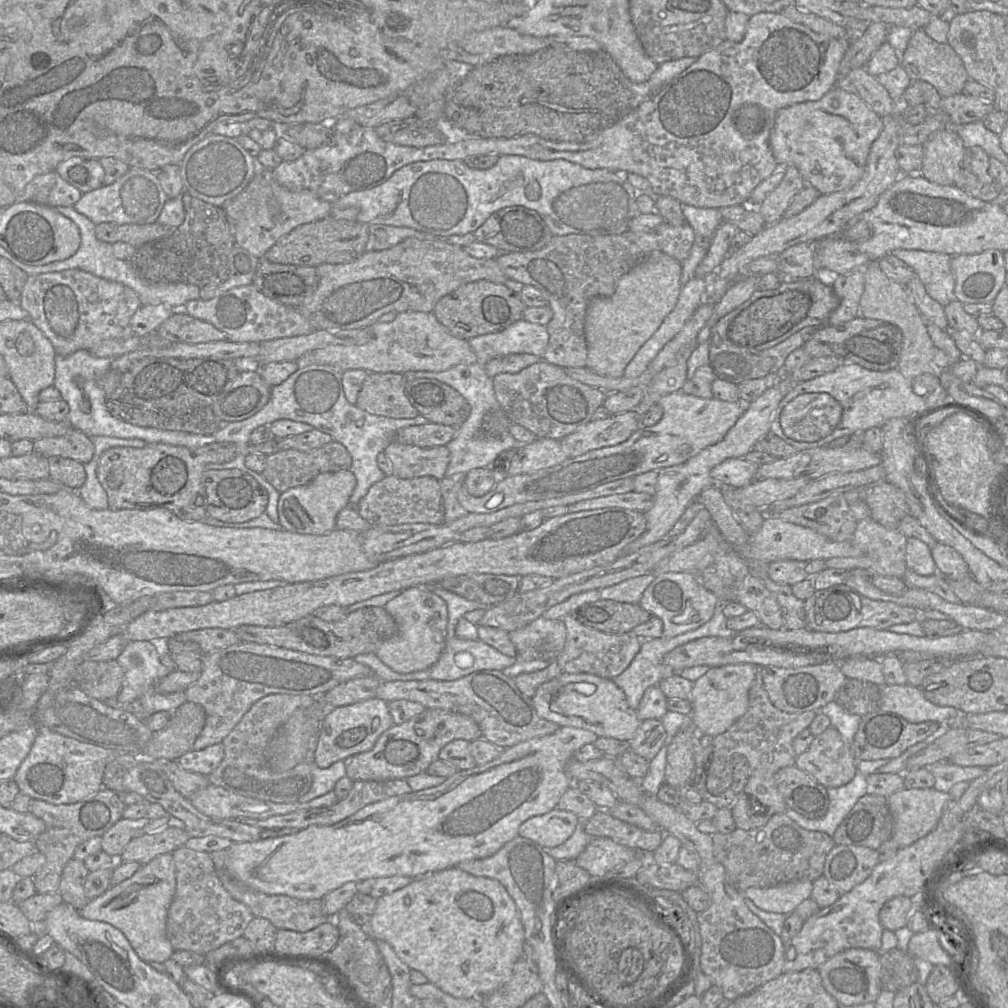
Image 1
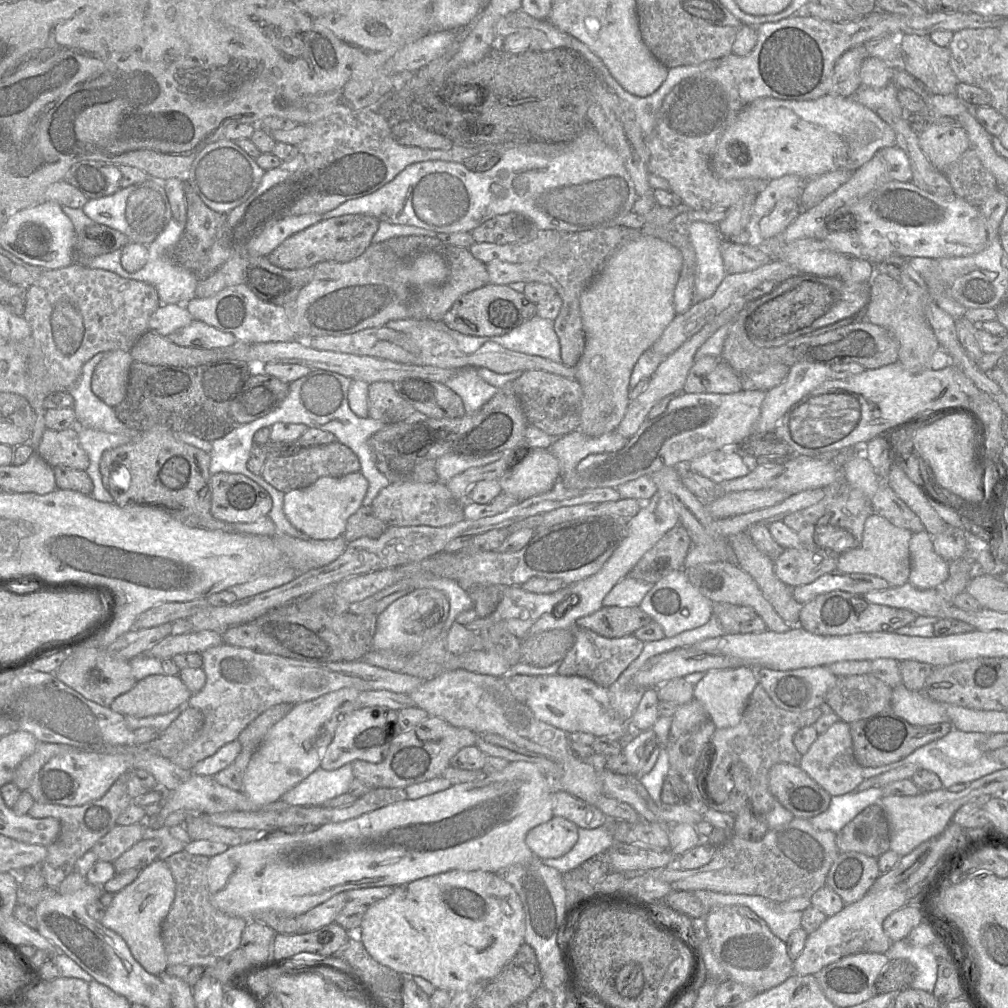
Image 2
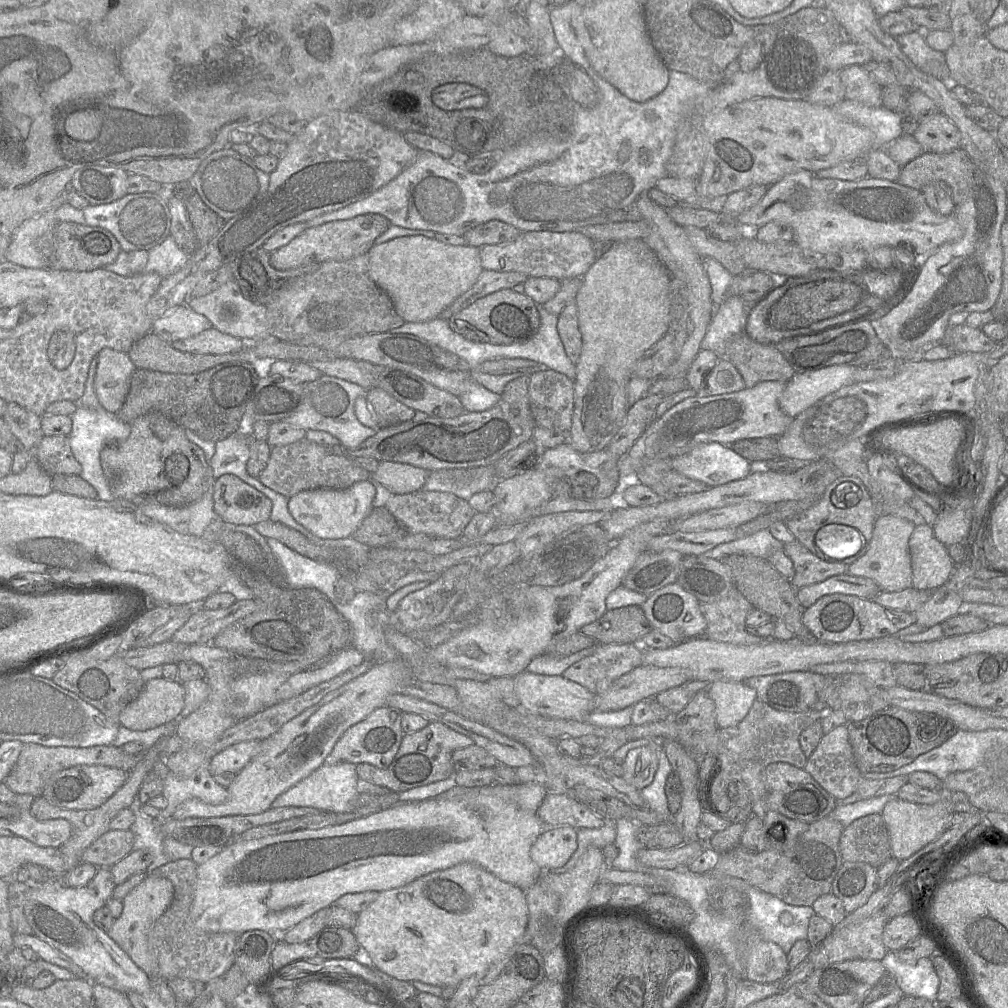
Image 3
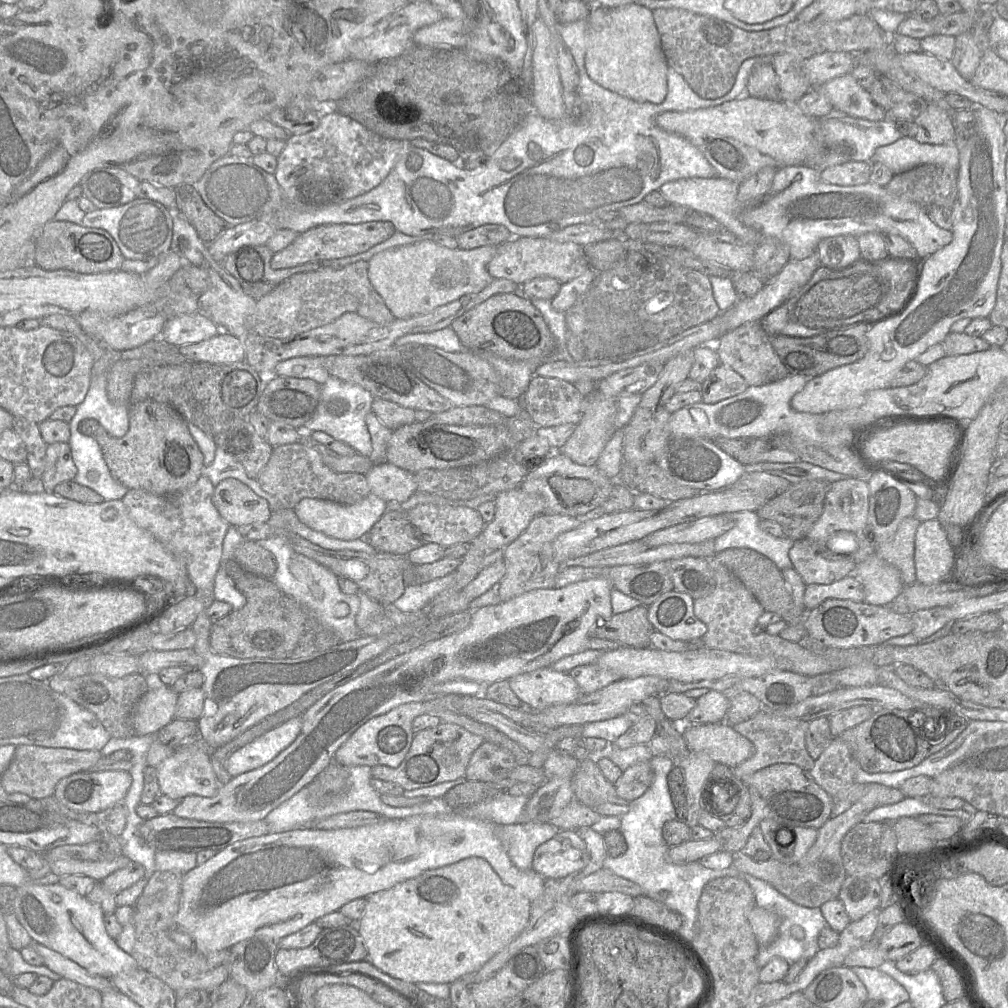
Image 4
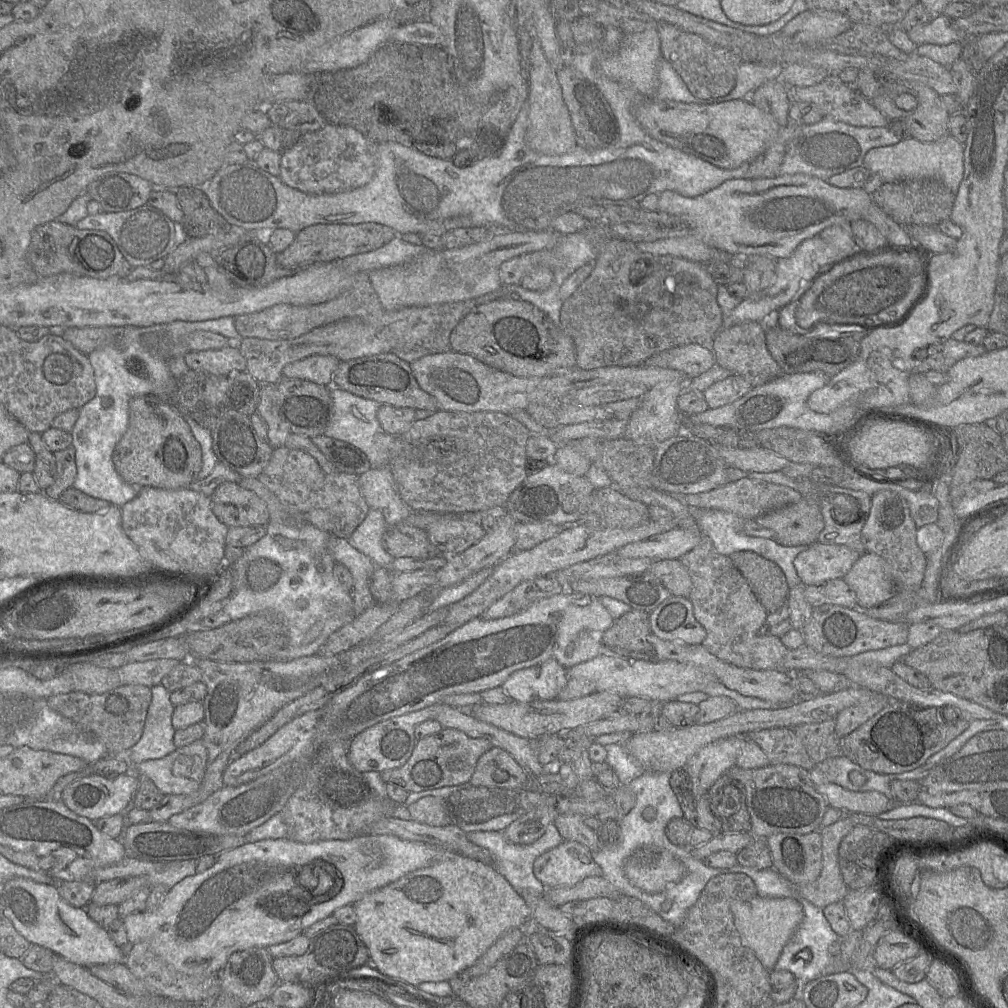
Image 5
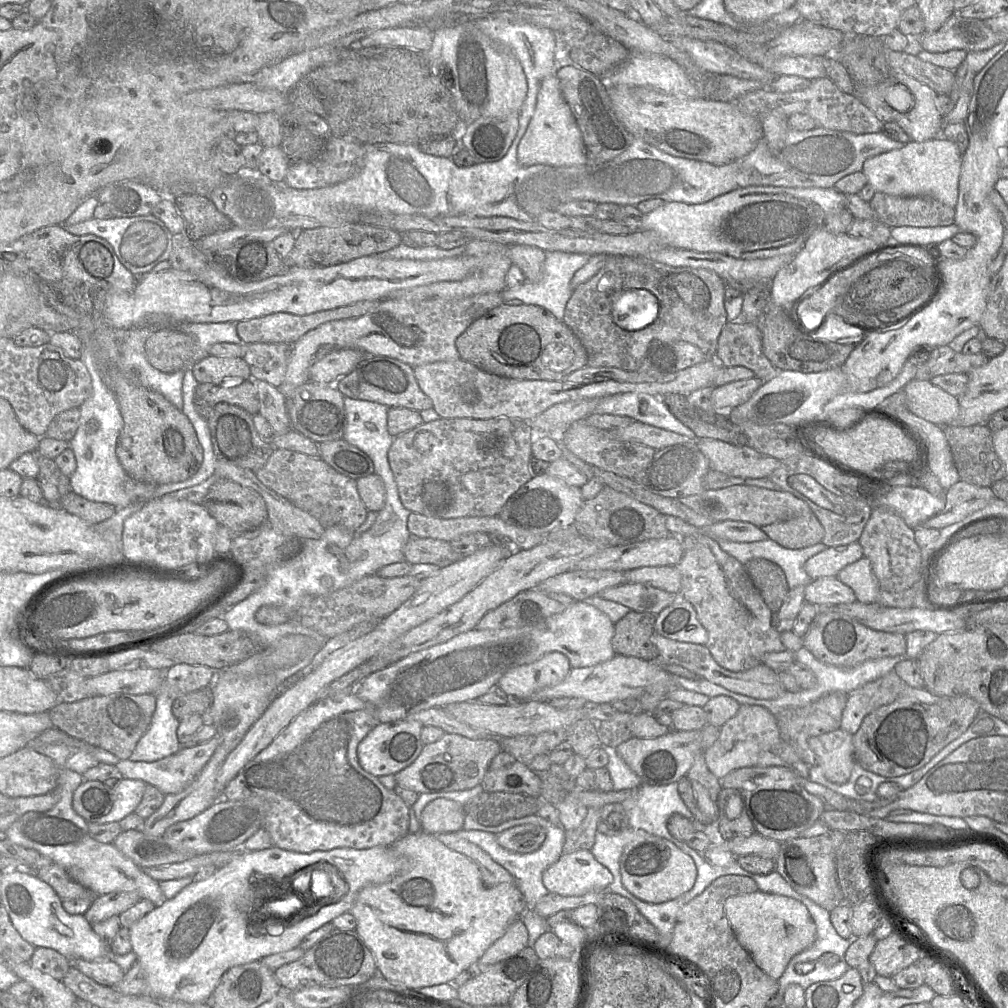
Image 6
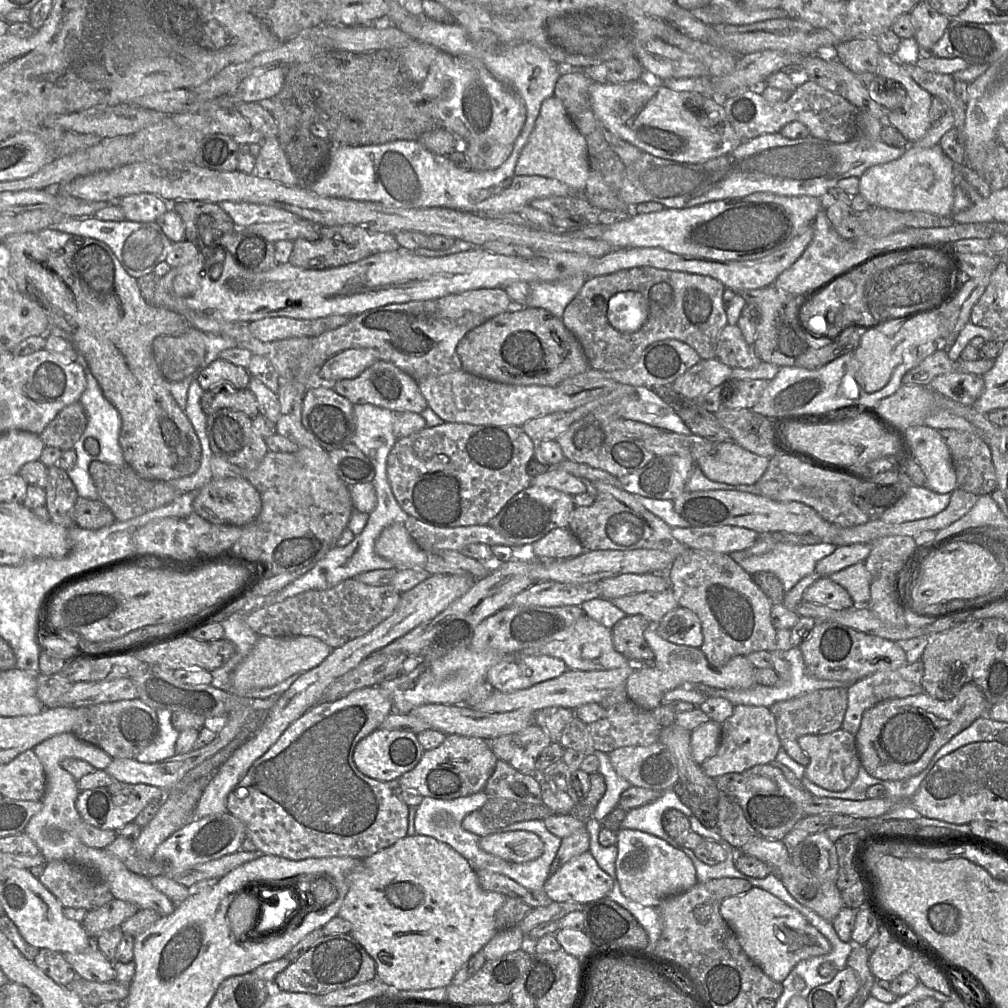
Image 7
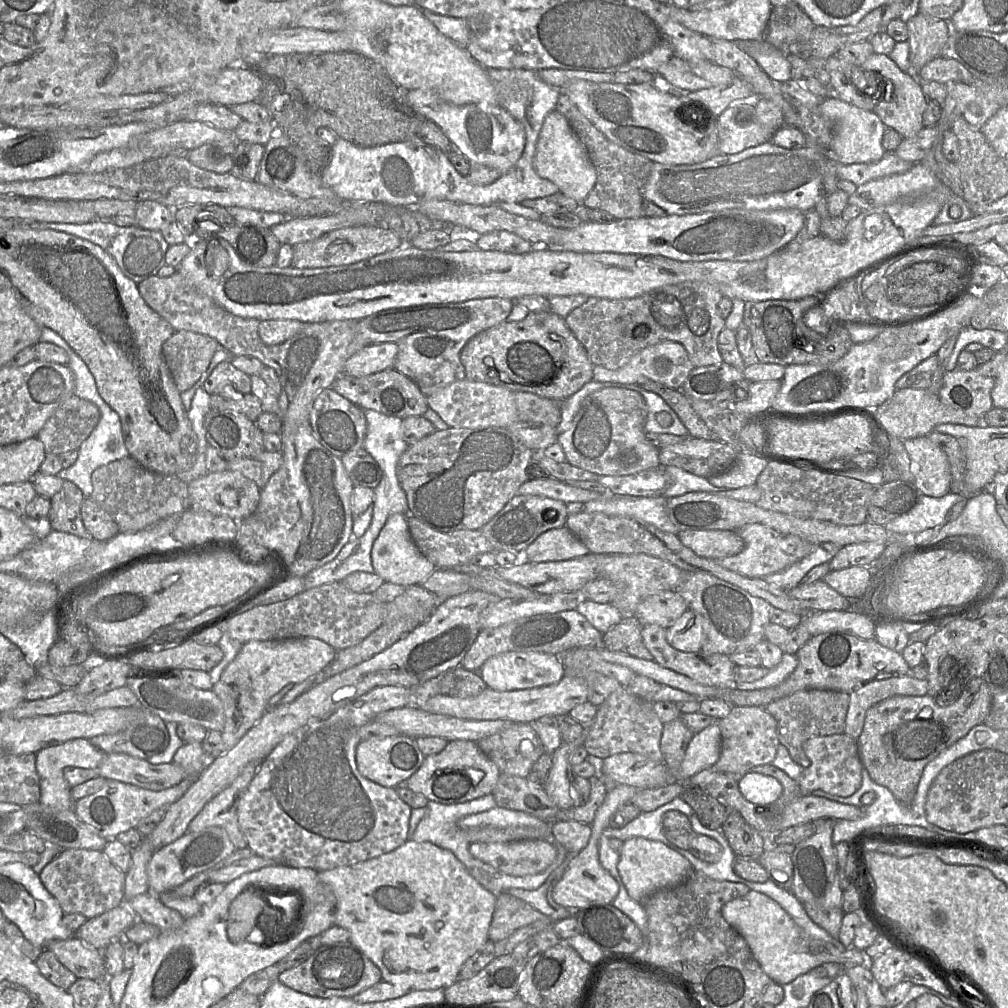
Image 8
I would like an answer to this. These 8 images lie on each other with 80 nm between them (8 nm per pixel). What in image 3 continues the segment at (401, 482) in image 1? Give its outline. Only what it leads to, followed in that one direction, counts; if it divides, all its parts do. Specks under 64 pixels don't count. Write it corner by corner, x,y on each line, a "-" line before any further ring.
419,490
393,494
385,508
410,533
422,533
433,539
459,539
476,513
466,500
450,492

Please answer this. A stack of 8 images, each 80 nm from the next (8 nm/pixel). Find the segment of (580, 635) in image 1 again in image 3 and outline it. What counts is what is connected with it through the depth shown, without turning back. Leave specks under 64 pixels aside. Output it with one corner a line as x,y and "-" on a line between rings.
597,643
592,655
571,665
563,676
587,688
594,695
605,692
618,678
625,675
642,662
644,648
639,643
608,644

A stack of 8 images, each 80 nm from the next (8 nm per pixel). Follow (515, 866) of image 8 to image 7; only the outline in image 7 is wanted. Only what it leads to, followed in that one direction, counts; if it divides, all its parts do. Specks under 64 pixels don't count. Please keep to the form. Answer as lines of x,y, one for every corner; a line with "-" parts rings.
510,831
480,837
480,848
506,861
524,863
540,857
544,843
529,831

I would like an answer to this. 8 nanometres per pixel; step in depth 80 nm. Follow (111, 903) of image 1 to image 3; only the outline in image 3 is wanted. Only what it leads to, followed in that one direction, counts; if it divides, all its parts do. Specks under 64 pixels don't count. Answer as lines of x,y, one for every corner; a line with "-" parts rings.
147,873
146,878
133,888
122,900
123,911
112,927
107,931
108,935
129,955
129,957
143,969
151,978
159,977
158,960
149,946
148,933
154,922
170,906
174,896
172,882
160,875

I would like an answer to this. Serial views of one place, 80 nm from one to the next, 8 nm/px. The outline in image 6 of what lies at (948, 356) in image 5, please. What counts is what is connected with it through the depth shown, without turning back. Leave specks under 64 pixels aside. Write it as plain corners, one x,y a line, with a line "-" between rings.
949,345
935,347
928,359
919,366
915,379
928,380
937,375
949,373
968,373
975,367
982,366
989,358
981,352
964,354
955,352

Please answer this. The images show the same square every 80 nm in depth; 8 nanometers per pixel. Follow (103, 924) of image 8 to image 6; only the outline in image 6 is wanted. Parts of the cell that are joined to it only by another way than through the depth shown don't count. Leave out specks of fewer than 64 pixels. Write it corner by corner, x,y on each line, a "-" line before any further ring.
134,891
97,895
84,916
90,924
101,922
112,916
119,916
140,899
140,895

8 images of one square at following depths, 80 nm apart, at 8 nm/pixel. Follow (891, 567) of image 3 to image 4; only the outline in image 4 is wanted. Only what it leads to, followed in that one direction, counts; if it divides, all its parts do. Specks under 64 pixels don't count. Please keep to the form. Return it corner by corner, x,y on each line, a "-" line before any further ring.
913,515
903,519
893,538
877,546
874,553
899,570
904,586
916,582
914,540
919,524

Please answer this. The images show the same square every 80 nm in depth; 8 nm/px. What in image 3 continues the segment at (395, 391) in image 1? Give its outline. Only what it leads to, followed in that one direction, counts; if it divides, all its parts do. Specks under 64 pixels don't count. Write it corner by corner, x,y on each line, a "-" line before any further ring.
379,387
366,390
366,398
379,428
412,420
415,410
401,403

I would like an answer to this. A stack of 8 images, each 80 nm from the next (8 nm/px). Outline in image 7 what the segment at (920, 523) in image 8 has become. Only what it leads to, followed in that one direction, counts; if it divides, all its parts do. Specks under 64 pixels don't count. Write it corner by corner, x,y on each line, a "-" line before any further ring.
911,485
905,495
881,516
886,523
900,524
908,521
929,518
948,506
951,493
939,494
927,487

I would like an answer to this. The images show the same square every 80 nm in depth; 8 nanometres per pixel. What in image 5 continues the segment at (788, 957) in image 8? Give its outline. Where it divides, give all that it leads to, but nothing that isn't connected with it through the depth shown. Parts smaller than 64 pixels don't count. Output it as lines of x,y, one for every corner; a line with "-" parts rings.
756,895
748,900
732,901
730,910
743,945
750,948
769,971
775,968
784,946
804,918
802,905
792,898
762,898

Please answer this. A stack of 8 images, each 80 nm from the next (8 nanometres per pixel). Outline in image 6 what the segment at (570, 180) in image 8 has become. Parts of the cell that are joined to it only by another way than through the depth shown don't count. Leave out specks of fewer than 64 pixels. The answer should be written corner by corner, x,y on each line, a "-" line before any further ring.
556,73
543,78
537,94
535,112
517,151
520,166
538,164
550,166
578,166
587,163
581,131
565,101

